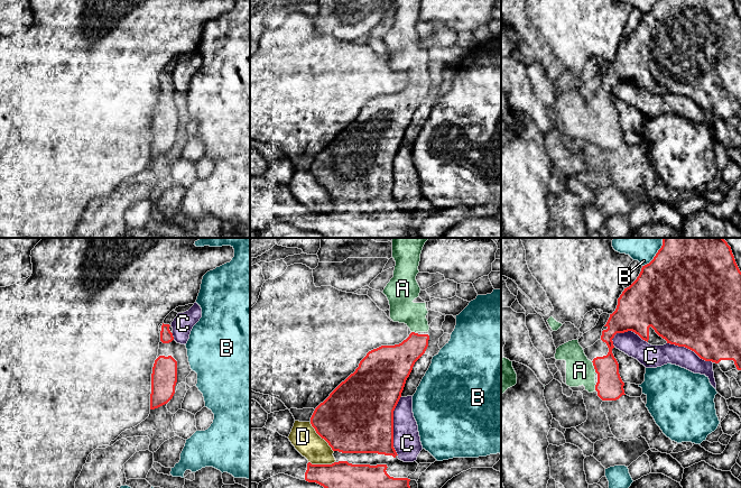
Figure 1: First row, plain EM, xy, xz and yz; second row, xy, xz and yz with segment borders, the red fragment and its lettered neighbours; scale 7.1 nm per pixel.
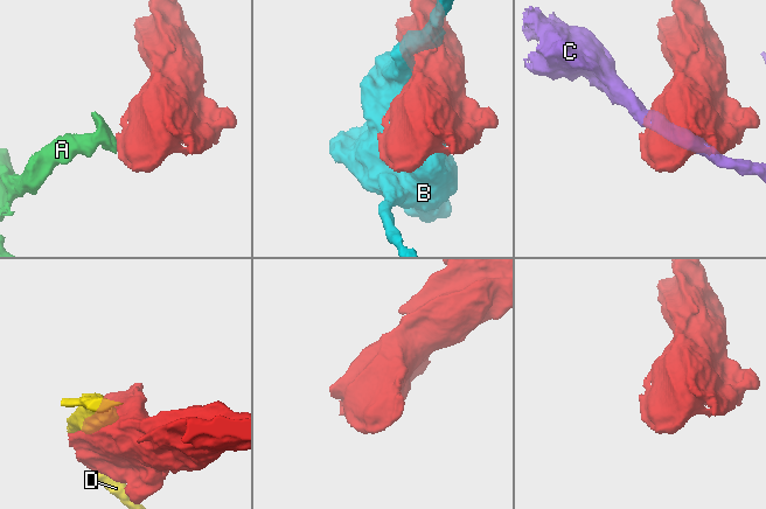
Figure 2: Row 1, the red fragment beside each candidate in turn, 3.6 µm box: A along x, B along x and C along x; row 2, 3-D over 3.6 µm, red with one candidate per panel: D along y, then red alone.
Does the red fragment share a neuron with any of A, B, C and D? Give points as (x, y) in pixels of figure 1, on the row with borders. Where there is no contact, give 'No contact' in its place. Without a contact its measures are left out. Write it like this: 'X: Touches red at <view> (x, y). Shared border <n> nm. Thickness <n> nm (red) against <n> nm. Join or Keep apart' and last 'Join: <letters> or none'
A: Touches red at yz (594, 367). Shared border 100 nm. Thickness 190 nm (red) against 200 nm. Join
B: Touches red at yz (656, 254). Shared border 260 nm. Thickness 500 nm (red) against 300 nm. Keep apart
C: Touches red at xz (392, 425). Shared border 420 nm. Thickness 500 nm (red) against 190 nm. Keep apart
D: Touches red at xz (321, 436). Shared border 280 nm. Thickness 480 nm (red) against 190 nm. Keep apart
Join: A

